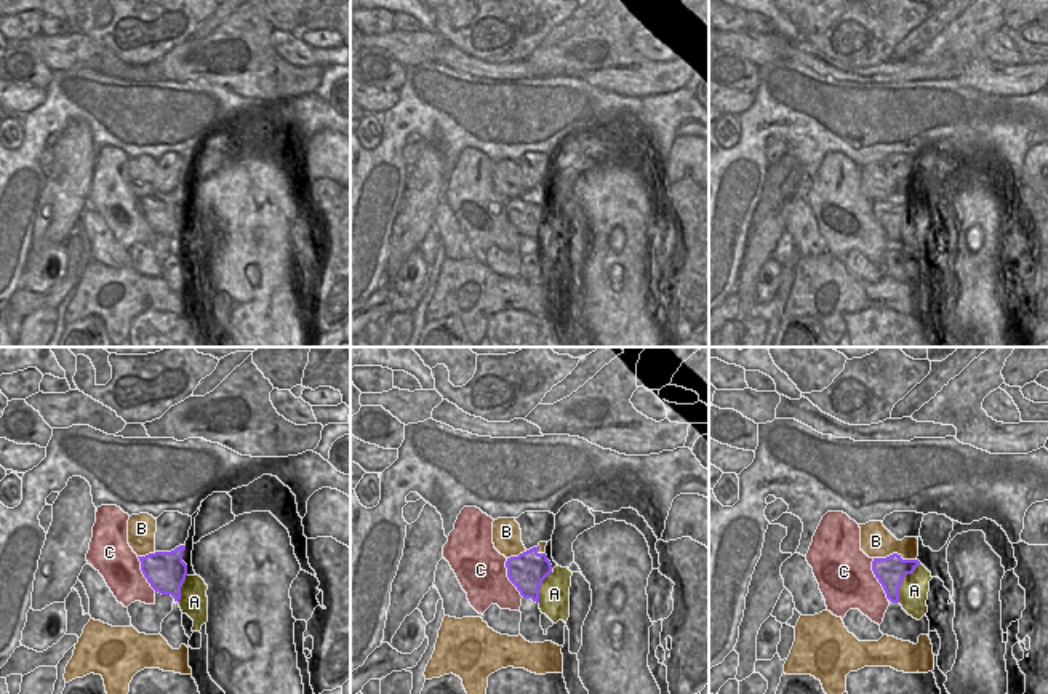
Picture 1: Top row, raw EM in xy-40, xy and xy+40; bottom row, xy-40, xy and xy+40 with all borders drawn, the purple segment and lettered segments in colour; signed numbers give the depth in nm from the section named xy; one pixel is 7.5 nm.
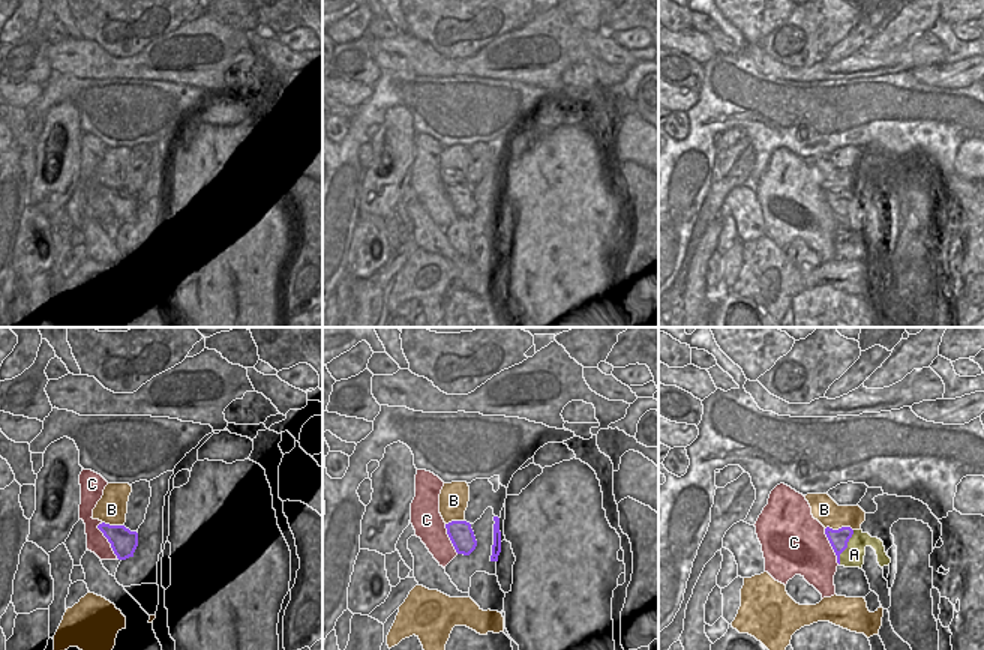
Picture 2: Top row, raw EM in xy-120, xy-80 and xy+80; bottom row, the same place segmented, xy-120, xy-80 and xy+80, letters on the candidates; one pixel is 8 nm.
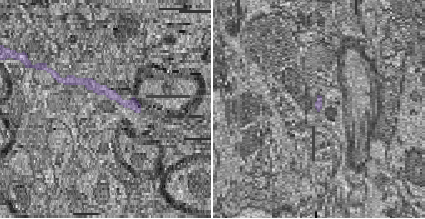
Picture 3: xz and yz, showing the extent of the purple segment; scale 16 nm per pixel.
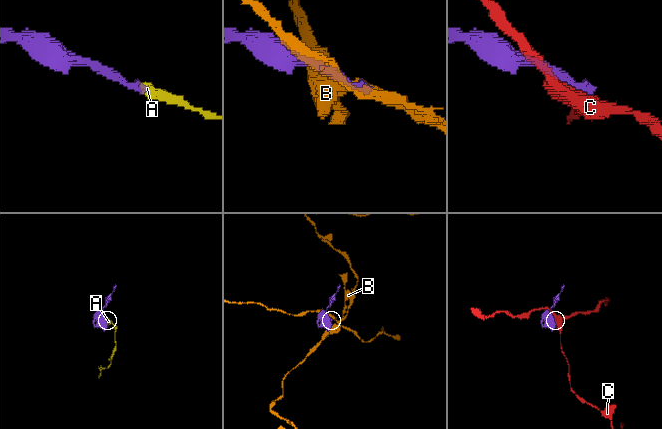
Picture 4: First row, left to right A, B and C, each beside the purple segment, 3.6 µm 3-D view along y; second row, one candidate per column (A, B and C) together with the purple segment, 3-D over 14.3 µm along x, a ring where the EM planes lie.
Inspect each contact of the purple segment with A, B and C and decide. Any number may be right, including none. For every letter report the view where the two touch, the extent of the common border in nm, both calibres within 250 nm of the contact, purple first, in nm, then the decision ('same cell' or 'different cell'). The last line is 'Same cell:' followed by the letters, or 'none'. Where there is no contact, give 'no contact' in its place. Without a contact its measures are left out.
A: meets purple in xy+40; contact 340 nm long; 220 nm thick on the purple side, 220 nm on the other; same cell
B: meets purple in xy+40; contact 320 nm long; 220 nm thick on the purple side, 240 nm on the other; different cell
C: meets purple in xy+40; contact 340 nm long; 220 nm thick on the purple side, 420 nm on the other; different cell
Same cell: A

